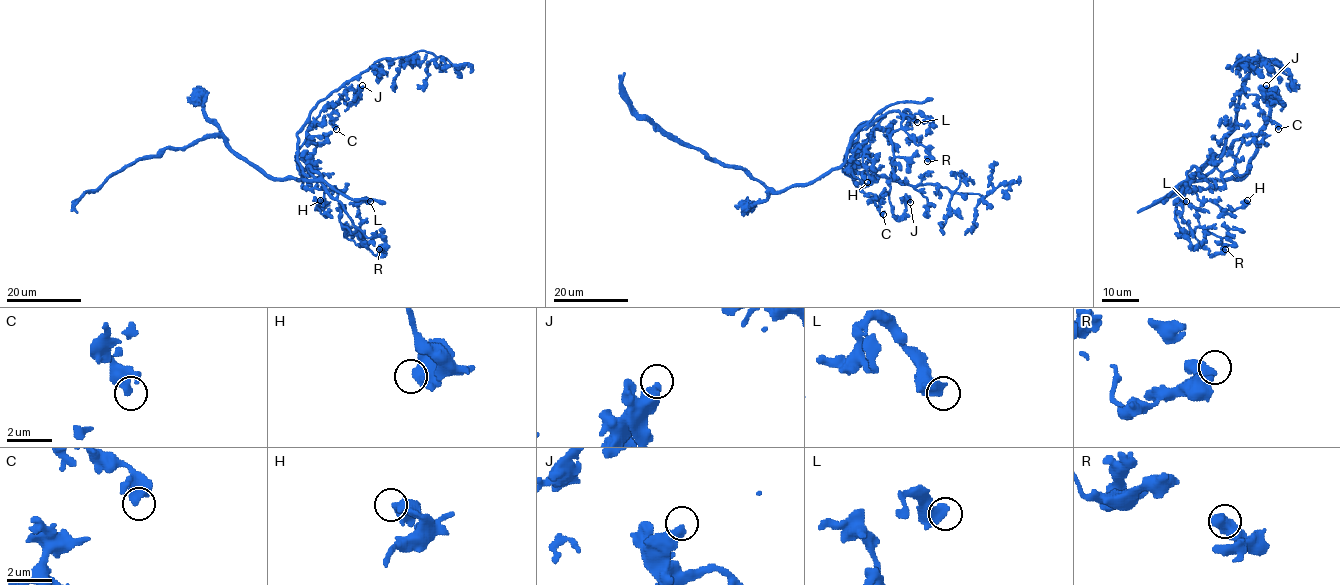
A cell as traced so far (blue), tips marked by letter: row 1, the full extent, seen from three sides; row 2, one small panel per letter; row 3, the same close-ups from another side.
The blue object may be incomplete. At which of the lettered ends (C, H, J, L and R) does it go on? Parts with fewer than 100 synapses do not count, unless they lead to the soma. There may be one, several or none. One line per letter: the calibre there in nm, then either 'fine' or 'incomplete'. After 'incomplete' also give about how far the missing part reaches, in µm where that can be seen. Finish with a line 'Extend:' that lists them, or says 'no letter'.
C: 360 nm | fine
H: 440 nm | fine
J: 440 nm | fine
L: 600 nm | fine
R: 460 nm | fine
Extend: no letter

